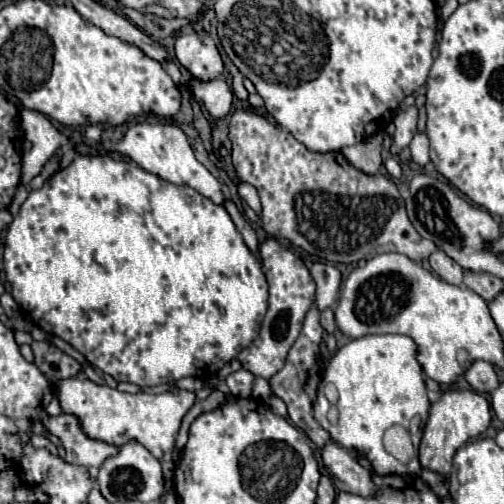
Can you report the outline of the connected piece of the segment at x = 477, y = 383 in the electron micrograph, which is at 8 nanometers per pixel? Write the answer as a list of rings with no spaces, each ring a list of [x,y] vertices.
[[[482,359],[474,361],[462,375],[464,375],[464,379],[470,383],[470,387],[472,387],[474,391],[478,391],[478,393],[492,391],[492,389],[496,389],[498,383],[500,383],[500,381],[498,381],[498,375],[496,375],[496,371],[494,371],[494,367],[492,367],[492,363],[482,361]]]

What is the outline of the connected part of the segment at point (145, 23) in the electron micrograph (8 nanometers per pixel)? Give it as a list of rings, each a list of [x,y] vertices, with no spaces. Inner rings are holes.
[[[118,5],[122,9],[122,13],[134,23],[138,25],[142,31],[146,31],[150,37],[154,39],[164,39],[164,37],[170,37],[174,31],[178,31],[180,27],[184,27],[186,23],[194,23],[196,21],[188,21],[188,19],[158,19],[154,15],[146,15],[146,13],[140,13],[136,9],[130,9],[130,7],[124,7],[124,5]]]

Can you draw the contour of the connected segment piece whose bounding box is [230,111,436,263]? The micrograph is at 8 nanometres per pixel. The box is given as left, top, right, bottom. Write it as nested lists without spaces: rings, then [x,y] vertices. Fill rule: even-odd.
[[[236,111],[230,117],[230,139],[236,175],[240,181],[246,181],[258,189],[262,201],[262,227],[270,237],[288,239],[292,245],[330,263],[356,263],[360,259],[370,261],[370,257],[388,251],[402,253],[414,263],[422,263],[436,249],[432,241],[422,239],[412,227],[404,209],[404,199],[400,197],[398,187],[390,177],[366,175],[352,167],[346,157],[342,157],[342,153],[308,151],[288,131],[256,113]]]

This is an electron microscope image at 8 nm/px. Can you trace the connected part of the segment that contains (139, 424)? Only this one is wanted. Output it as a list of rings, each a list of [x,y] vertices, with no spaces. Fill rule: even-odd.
[[[84,377],[56,381],[56,389],[64,413],[74,413],[88,437],[106,441],[116,447],[124,445],[130,439],[136,439],[158,459],[174,449],[180,421],[196,401],[196,395],[186,389],[174,389],[166,393],[124,393],[108,385],[98,385]]]

